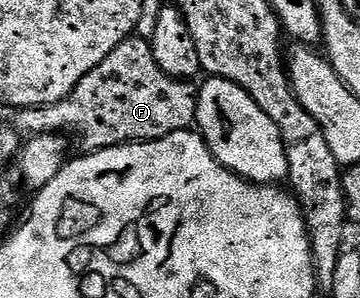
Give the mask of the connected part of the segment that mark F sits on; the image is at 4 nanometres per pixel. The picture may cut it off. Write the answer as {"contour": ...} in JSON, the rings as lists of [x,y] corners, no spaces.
{"contour":[[[131,36],[119,44],[116,48],[112,48],[112,52],[108,52],[108,57],[104,60],[100,60],[100,64],[96,68],[92,68],[92,72],[88,72],[88,76],[84,76],[84,80],[80,80],[80,84],[76,84],[76,88],[70,95],[67,96],[64,100],[60,100],[56,104],[48,104],[47,106],[34,106],[30,110],[19,110],[17,111],[16,117],[18,117],[18,123],[16,123],[17,129],[19,131],[25,132],[27,135],[33,136],[35,134],[56,134],[59,132],[71,132],[70,130],[74,130],[73,137],[76,139],[78,137],[78,142],[83,147],[81,148],[83,151],[89,152],[92,150],[103,150],[104,148],[108,148],[109,146],[123,146],[126,142],[149,142],[151,138],[163,138],[164,136],[168,136],[172,132],[180,132],[181,130],[188,130],[191,129],[197,123],[198,120],[198,91],[195,89],[193,85],[189,81],[180,79],[180,78],[173,78],[172,76],[168,76],[168,72],[164,72],[164,68],[160,68],[160,64],[156,64],[156,56],[152,56],[152,48],[150,47],[149,41],[146,41],[143,38],[137,36]]]}

